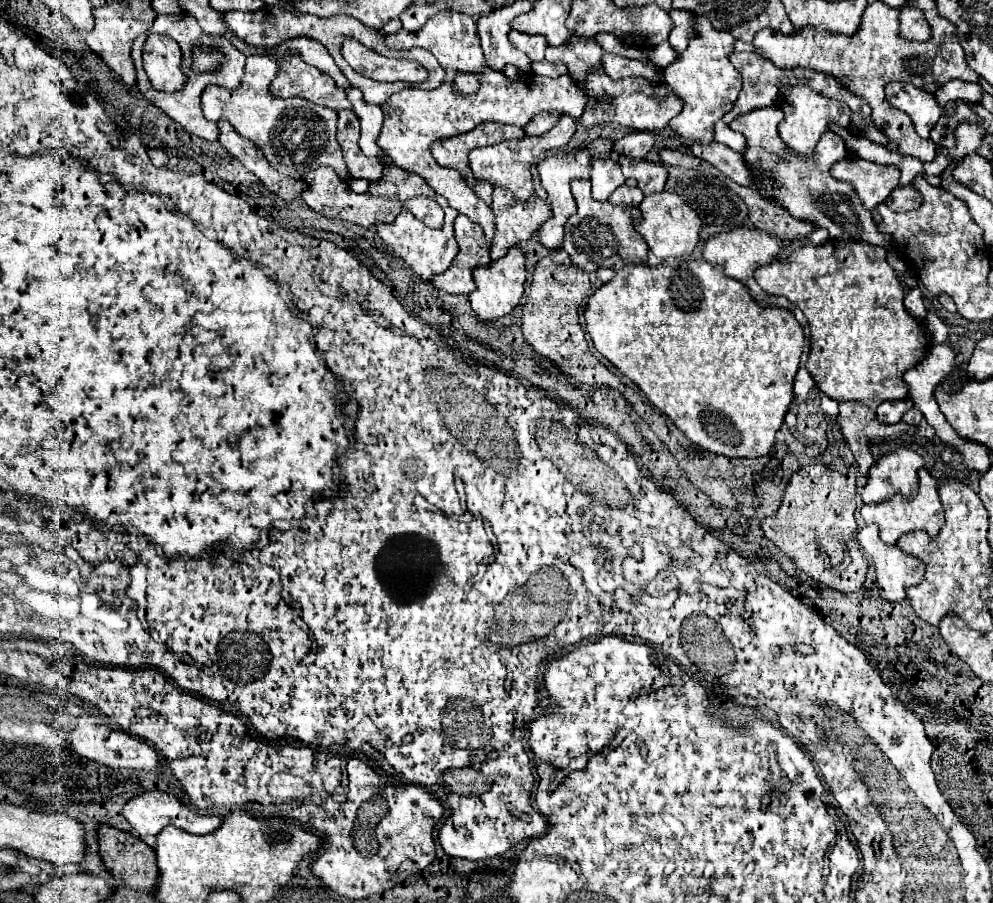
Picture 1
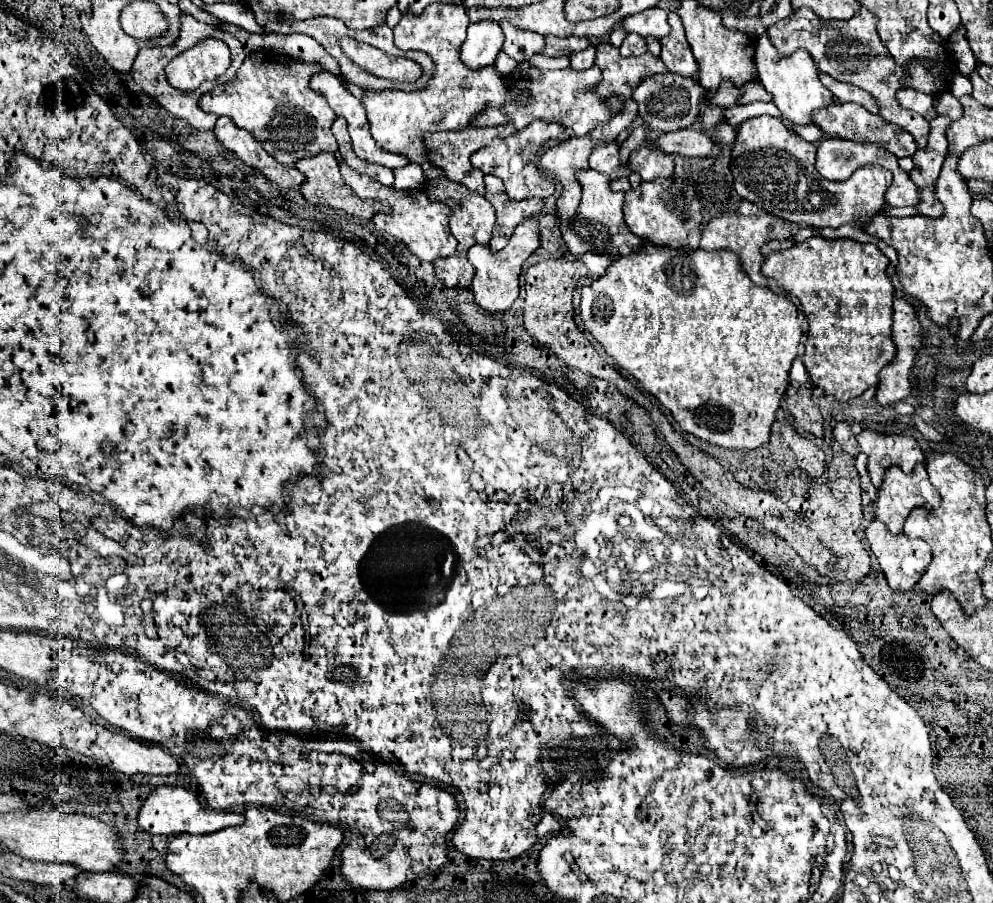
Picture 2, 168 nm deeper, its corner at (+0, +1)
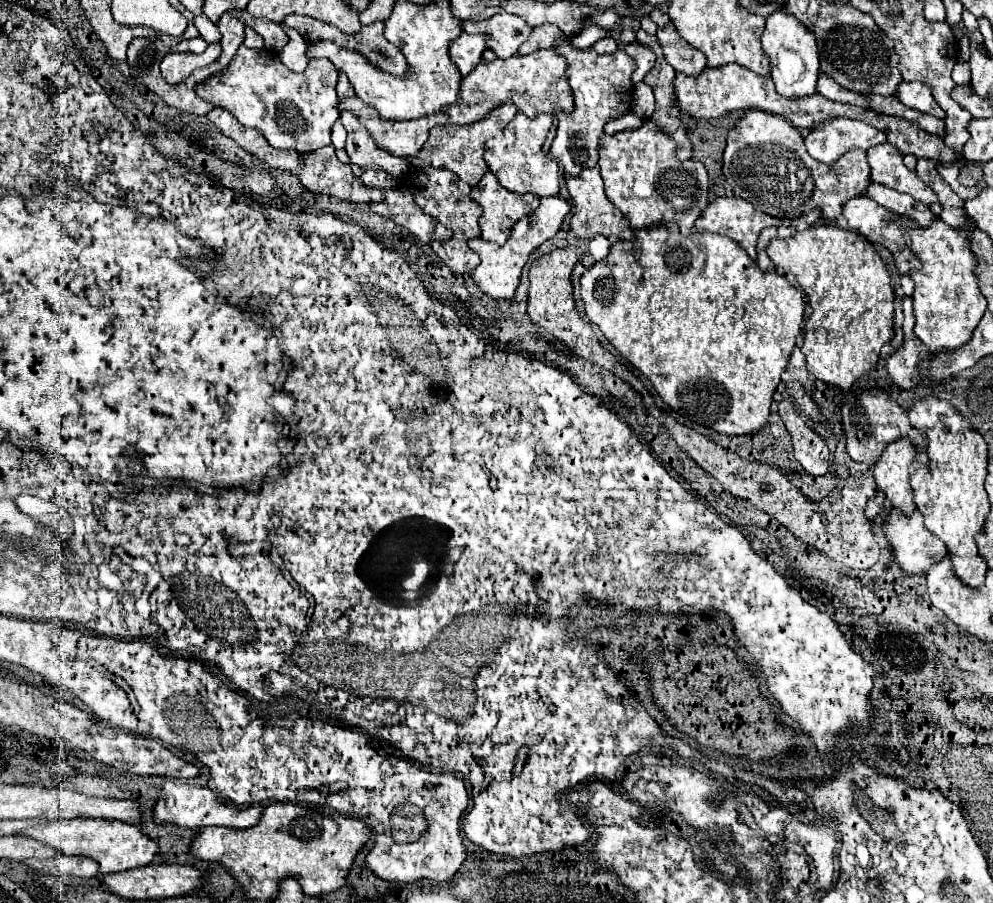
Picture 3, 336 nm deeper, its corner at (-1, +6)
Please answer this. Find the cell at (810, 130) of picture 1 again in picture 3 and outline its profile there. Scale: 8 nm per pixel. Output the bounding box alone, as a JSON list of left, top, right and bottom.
[761,10,819,98]

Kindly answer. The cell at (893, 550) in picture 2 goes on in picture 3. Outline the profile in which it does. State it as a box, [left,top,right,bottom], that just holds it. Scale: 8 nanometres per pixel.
[881,508,947,576]

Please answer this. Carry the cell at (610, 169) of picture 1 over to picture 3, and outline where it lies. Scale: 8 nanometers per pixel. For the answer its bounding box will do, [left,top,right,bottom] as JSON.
[599,120,709,236]

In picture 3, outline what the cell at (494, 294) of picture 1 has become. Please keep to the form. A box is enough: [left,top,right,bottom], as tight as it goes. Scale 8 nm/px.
[469,196,571,300]

